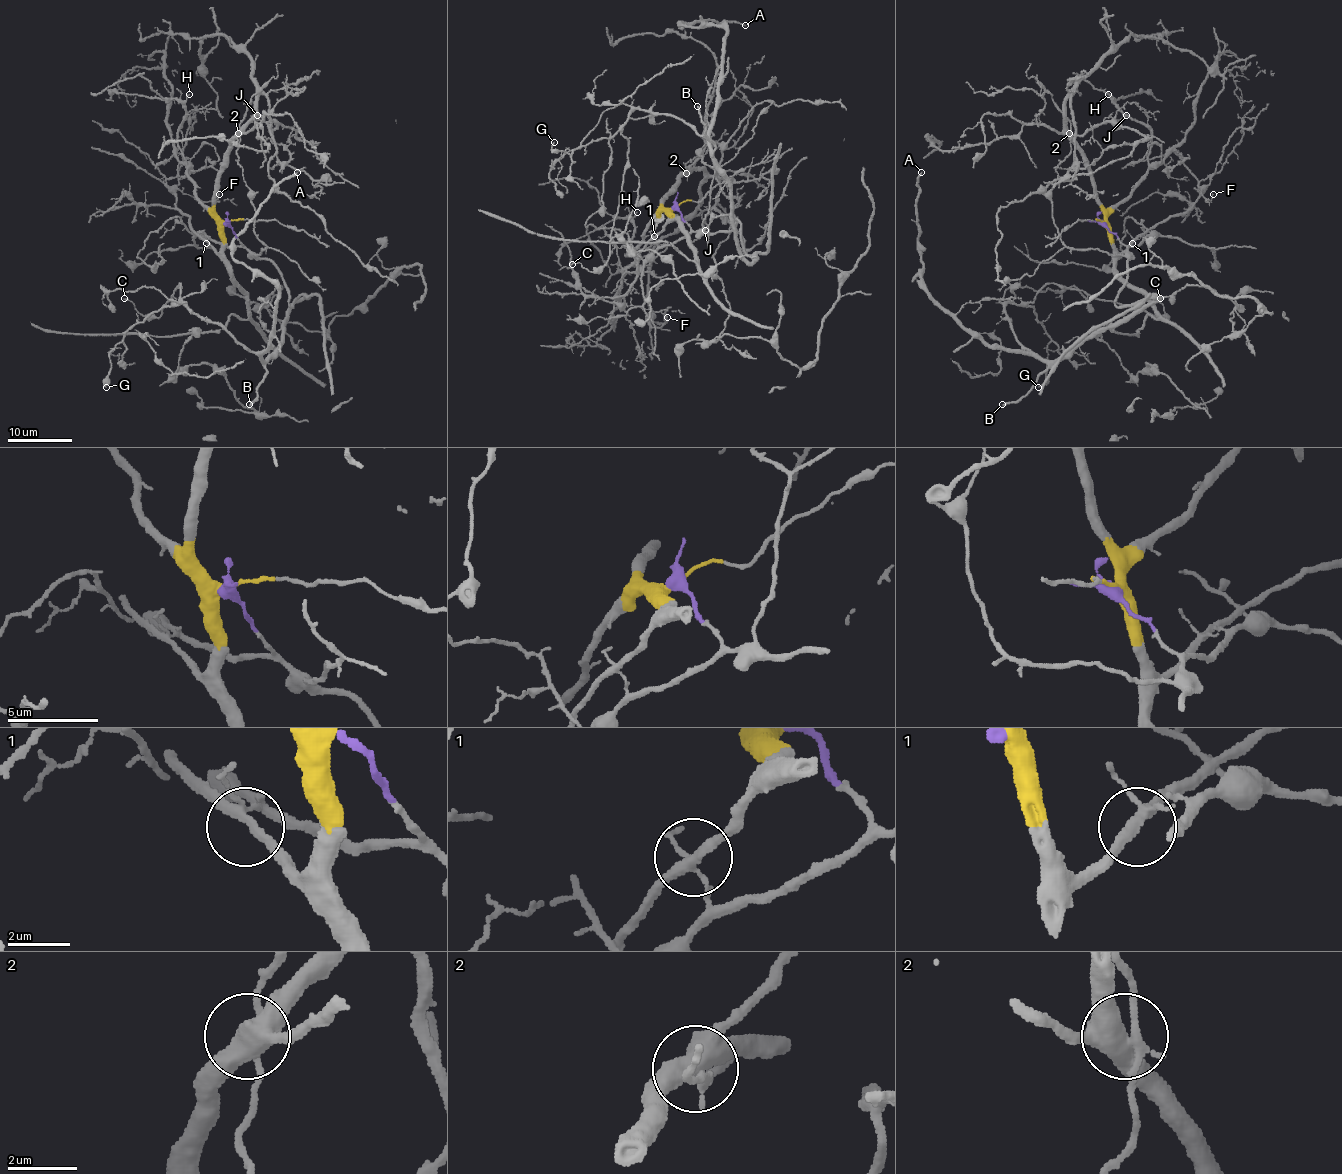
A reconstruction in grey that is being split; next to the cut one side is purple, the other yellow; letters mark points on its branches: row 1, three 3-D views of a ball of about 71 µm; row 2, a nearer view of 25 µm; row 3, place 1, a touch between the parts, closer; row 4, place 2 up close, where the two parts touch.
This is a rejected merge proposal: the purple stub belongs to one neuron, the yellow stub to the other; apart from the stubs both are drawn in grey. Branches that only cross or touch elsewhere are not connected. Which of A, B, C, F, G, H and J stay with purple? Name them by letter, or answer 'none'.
A, B, C, G

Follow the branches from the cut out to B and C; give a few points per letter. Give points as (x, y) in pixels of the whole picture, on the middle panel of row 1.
B: (673, 210), (694, 231), (727, 232), (737, 219), (750, 261), (735, 239), (731, 181), (719, 170), (697, 105)
C: (673, 210), (694, 231), (737, 219), (750, 261), (710, 144), (639, 109), (621, 133), (610, 255), (572, 264)

